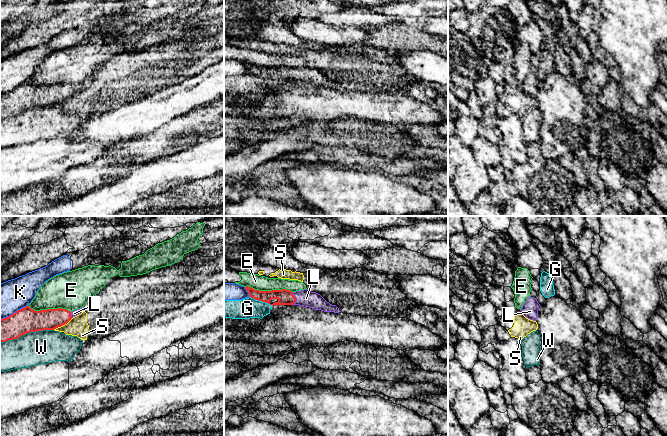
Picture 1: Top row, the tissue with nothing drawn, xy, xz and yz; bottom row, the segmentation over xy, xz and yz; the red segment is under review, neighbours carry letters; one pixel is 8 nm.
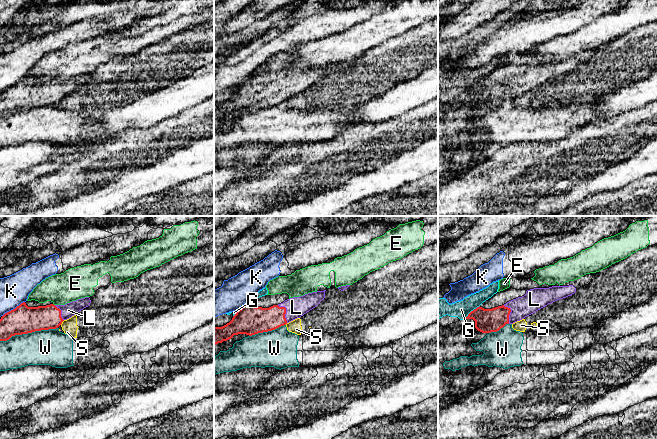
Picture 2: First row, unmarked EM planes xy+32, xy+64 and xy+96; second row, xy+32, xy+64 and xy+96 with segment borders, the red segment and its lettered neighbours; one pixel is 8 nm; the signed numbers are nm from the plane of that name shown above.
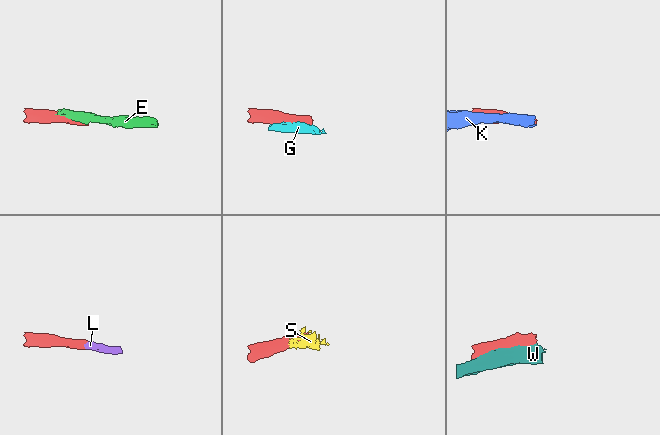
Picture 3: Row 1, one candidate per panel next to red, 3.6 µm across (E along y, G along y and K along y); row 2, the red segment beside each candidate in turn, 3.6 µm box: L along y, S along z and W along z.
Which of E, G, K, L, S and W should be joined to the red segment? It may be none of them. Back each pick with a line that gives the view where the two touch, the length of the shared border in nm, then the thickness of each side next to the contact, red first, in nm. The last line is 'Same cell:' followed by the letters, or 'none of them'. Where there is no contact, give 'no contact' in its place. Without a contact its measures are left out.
L: xz | 100 nm | 130/130 nm
Same cell: L

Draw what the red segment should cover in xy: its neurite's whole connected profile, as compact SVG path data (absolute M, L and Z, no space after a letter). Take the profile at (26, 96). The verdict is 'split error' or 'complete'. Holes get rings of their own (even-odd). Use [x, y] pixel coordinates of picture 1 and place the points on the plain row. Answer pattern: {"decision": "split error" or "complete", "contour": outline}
{"decision": "split error", "contour": "M26 82L9 93L0 95L0 118L17 115L30 108L54 106L81 90L84 83L72 88L58 84L35 87Z"}

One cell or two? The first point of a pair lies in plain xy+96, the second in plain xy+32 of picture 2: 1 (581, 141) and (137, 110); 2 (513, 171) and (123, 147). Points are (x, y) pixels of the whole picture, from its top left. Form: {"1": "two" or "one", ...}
{"1": "two", "2": "one"}

